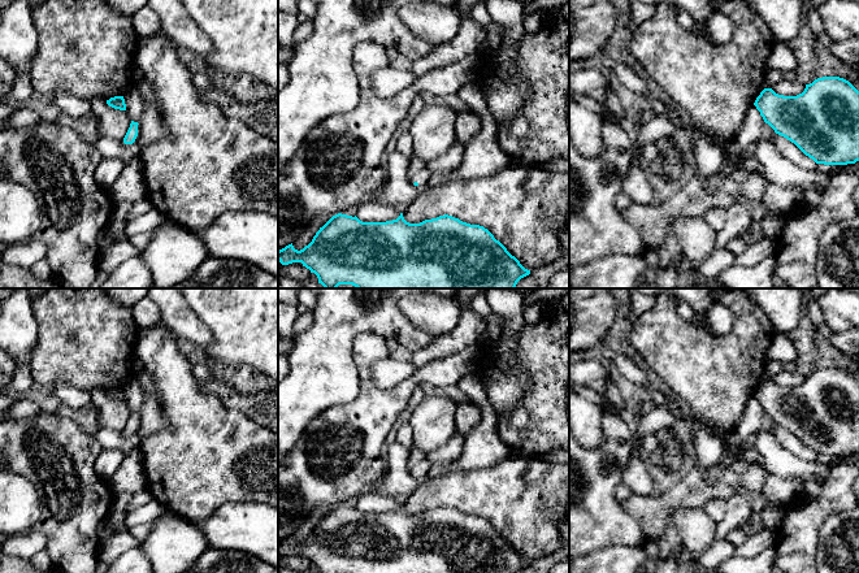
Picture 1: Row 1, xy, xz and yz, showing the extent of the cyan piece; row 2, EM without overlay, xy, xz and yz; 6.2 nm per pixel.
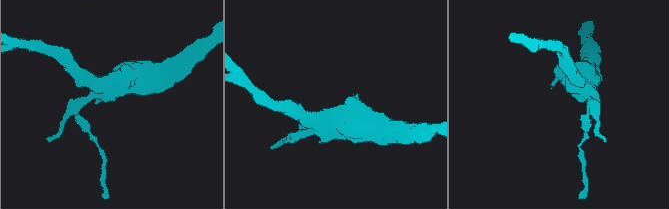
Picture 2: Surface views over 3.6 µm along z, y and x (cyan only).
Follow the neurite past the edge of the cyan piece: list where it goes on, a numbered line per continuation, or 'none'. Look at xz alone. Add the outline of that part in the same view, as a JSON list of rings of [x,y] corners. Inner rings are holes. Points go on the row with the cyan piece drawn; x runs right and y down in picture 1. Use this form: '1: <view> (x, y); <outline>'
1: xz (423, 177); [[[424,168],[422,170],[420,170],[416,175],[413,175],[412,178],[409,178],[409,182],[413,185],[415,182],[418,183],[417,187],[422,187],[426,186],[429,183],[429,178],[430,178],[431,173]]]

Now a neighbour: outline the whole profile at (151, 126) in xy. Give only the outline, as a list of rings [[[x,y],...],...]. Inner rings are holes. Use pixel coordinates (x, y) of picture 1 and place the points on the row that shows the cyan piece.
[[[146,100],[143,101],[143,105],[144,110],[139,122],[140,135],[136,143],[139,148],[147,147],[160,140],[166,134],[161,117],[157,113],[156,108]]]

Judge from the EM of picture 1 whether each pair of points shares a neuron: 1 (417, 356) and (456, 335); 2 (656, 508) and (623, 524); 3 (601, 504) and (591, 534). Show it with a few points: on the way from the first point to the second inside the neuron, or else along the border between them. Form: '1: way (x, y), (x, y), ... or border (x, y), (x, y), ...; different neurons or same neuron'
1: way (426, 355), (447, 344); same neuron
2: border (621, 503), (623, 508), (647, 537); different neurons
3: way (593, 512), (591, 526); same neuron

